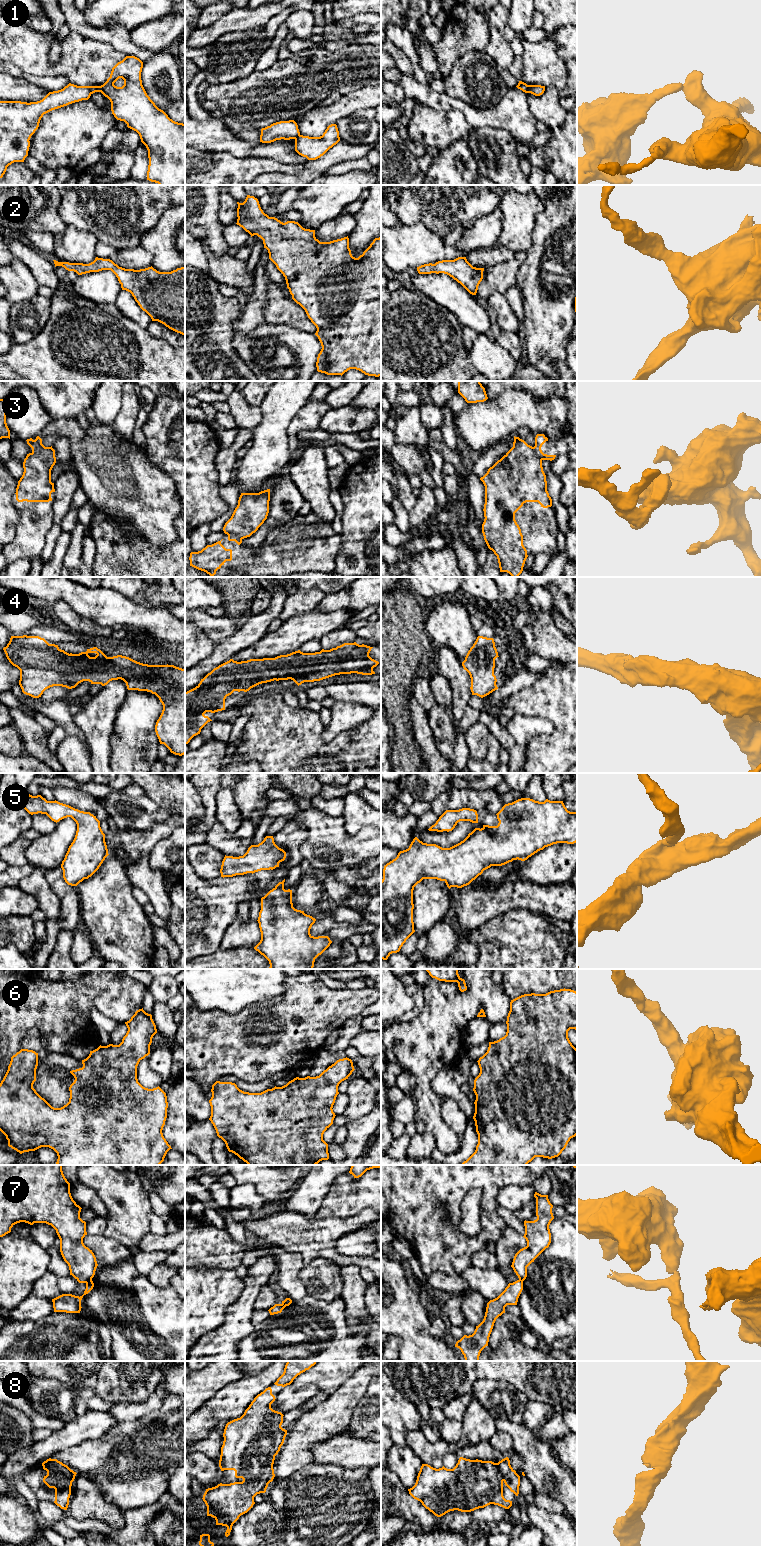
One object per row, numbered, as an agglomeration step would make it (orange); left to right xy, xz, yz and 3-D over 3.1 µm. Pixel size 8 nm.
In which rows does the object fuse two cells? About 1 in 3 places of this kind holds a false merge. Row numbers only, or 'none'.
1, 3, 7

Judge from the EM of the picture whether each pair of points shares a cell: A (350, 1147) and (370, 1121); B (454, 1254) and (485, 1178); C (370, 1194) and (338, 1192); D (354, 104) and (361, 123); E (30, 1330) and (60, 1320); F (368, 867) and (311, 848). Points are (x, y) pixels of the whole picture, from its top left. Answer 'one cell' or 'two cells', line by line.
A: one cell
B: one cell
C: one cell
D: two cells
E: one cell
F: two cells

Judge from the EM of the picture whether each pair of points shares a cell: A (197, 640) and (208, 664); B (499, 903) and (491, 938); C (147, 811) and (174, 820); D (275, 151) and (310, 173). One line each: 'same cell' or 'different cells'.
A: different cells
B: different cells
C: different cells
D: different cells

